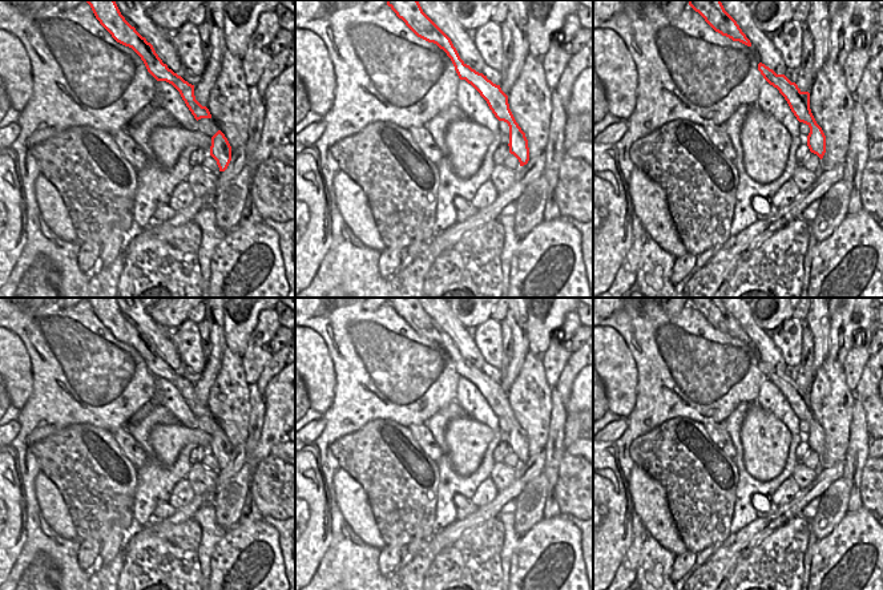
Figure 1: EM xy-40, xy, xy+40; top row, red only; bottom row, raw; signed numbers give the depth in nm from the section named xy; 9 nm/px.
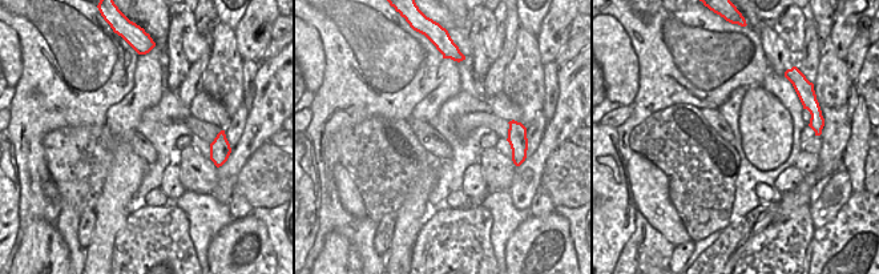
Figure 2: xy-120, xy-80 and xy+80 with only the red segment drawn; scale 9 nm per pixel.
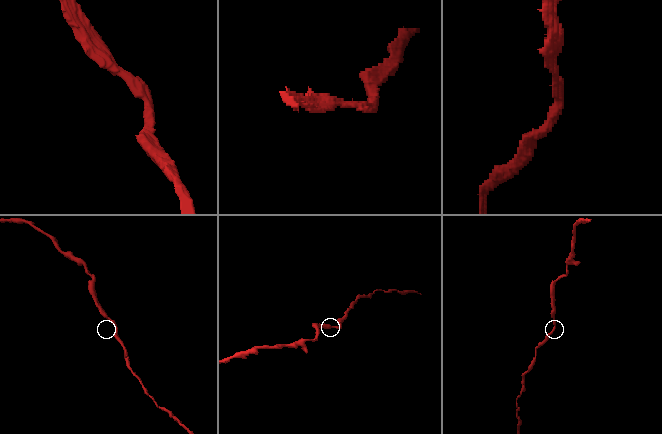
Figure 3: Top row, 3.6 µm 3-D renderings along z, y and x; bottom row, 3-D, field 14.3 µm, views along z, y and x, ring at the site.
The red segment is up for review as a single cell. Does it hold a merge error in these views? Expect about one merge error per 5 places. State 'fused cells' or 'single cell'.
single cell

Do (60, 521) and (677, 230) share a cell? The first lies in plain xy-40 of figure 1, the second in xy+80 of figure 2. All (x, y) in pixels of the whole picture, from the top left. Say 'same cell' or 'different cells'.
same cell

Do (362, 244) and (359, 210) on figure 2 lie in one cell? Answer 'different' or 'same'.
different

